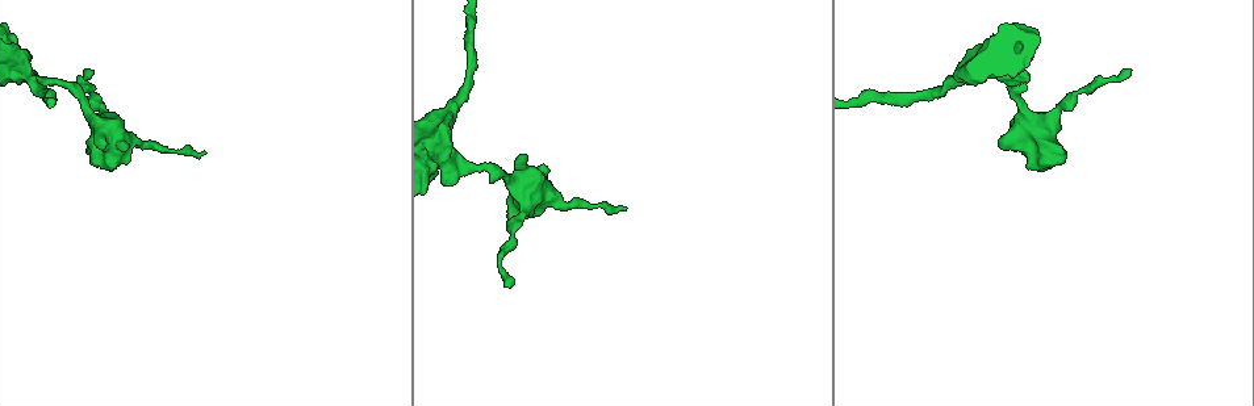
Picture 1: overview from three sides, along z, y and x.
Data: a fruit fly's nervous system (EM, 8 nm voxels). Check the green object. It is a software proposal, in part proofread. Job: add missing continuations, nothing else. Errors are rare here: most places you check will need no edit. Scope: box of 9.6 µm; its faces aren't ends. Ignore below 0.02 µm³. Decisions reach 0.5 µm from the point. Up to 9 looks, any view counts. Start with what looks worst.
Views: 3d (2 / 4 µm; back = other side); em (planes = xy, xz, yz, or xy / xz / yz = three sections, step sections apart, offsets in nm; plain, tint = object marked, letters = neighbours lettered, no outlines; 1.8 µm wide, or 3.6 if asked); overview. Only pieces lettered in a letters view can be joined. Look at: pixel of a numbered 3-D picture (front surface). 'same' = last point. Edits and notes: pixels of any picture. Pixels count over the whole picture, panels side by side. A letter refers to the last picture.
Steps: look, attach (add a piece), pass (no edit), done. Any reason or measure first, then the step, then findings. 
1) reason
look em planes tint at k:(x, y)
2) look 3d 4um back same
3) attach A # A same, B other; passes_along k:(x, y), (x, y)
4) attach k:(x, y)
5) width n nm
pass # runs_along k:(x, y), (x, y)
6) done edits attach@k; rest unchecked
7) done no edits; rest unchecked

narrows sharply
look 3d 2um at 1:(58, 79)

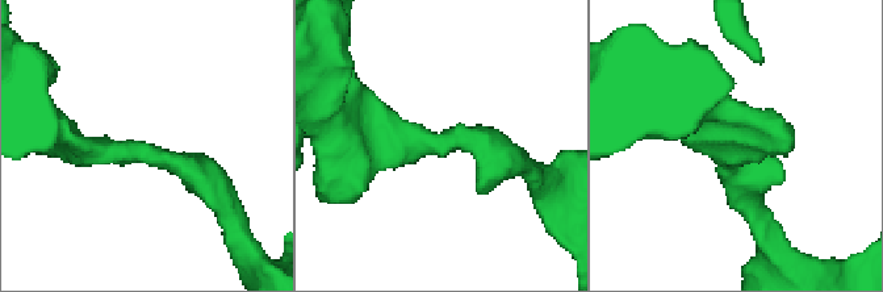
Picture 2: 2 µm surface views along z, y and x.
arm_widths 200, 240 nm
look em yz step 16 tint at 2:(147, 151)

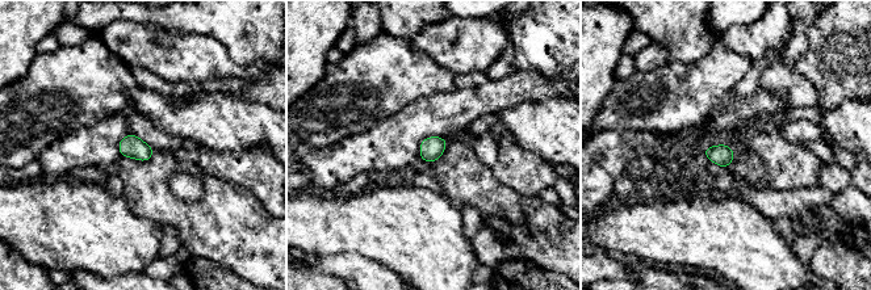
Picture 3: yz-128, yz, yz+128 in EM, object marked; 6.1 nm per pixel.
look em planes letters same

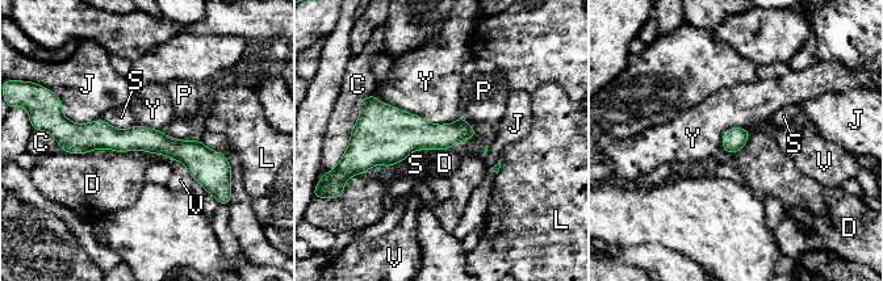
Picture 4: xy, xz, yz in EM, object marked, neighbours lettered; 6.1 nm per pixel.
width 140 nm
pass # C other, D other, J other, L other, P other, S other, V other, Y other; runs_along 4:(68, 131), (222, 162); no lettered piece goes on from it

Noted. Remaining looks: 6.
stops while still wide
look 3d 2um at 1:(1000, 146)

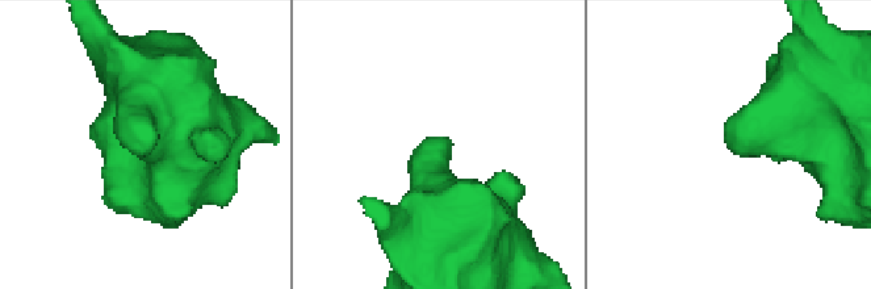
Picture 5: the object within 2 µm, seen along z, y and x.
look em planes letters at 5:(729, 143)

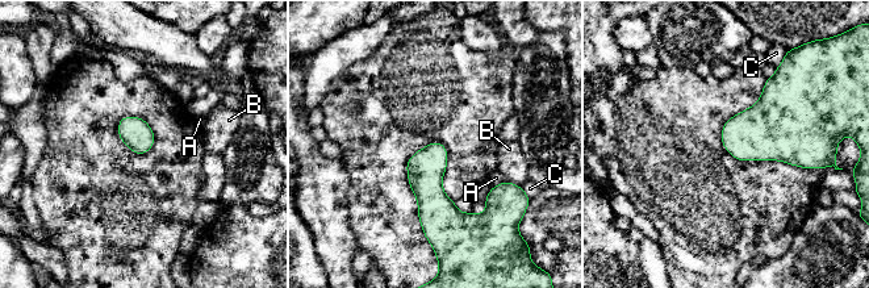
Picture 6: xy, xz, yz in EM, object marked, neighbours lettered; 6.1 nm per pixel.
pass # A other, B other, C other; border 6:(504, 180), (493, 187); none of them fits

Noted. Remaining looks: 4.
tapers out
look 3d 2um at 1:(507, 285)

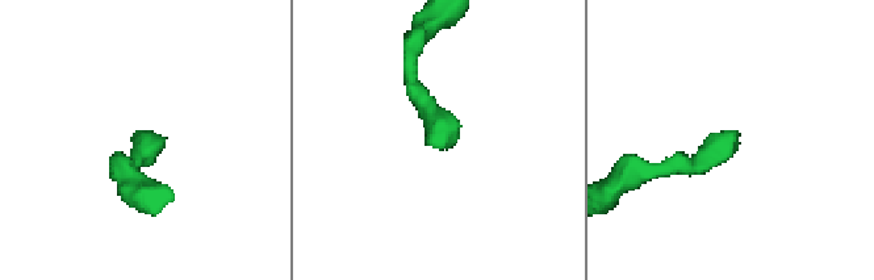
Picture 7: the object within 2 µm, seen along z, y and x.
look em planes letters at 7:(434, 147)

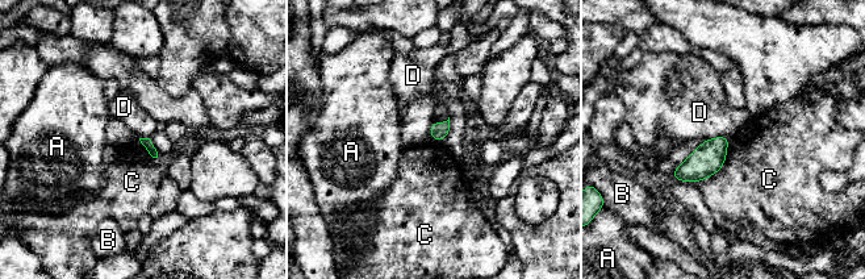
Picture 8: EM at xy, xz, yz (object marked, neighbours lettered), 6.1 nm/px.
pass # A other, B other, C other, D other; border 8:(730, 138), (723, 165), (698, 183); no lettered piece goes on from it

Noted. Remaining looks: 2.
done no edits; rest unchecked

